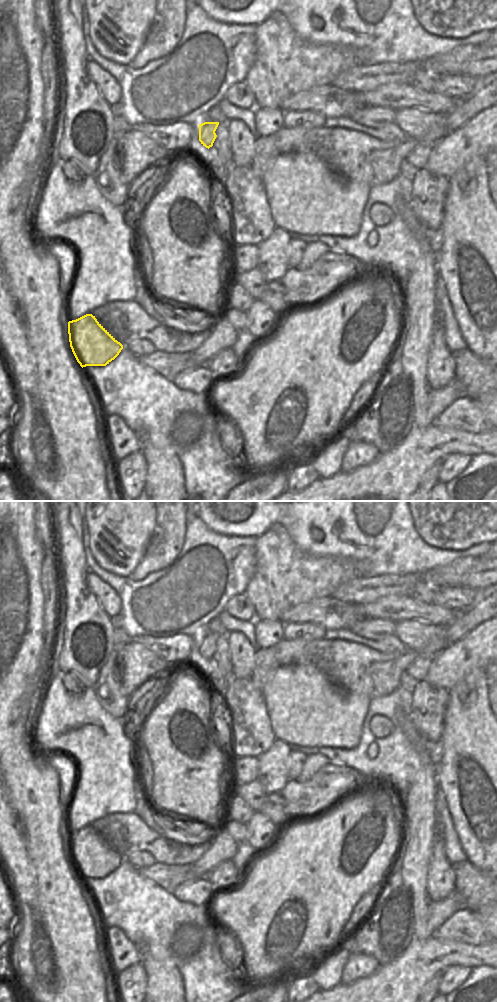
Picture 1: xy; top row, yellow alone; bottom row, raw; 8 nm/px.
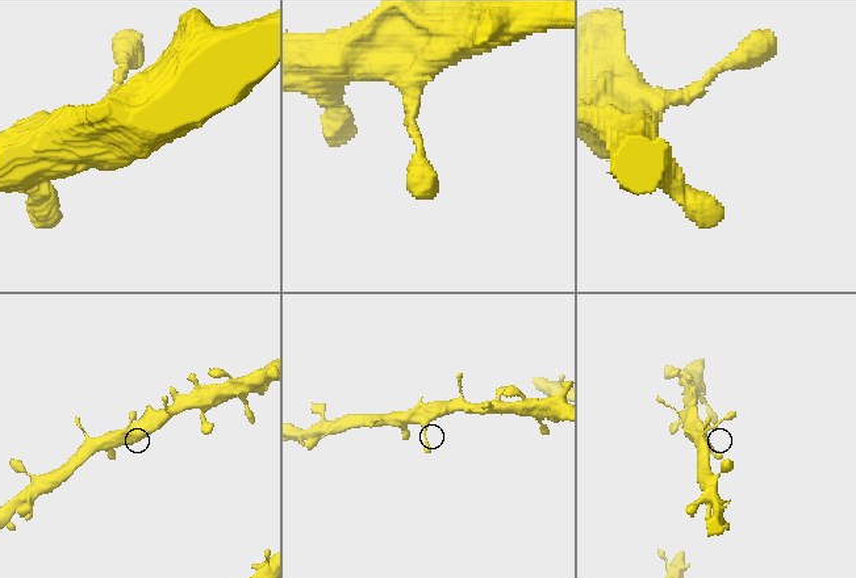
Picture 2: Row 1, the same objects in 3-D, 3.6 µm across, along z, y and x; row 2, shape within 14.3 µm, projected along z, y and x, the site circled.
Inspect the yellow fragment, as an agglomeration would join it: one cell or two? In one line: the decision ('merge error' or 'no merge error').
no merge error

